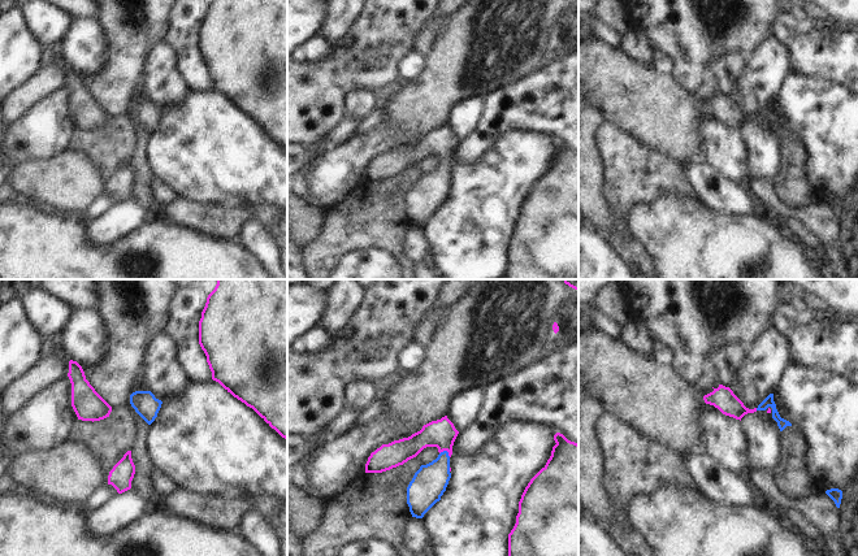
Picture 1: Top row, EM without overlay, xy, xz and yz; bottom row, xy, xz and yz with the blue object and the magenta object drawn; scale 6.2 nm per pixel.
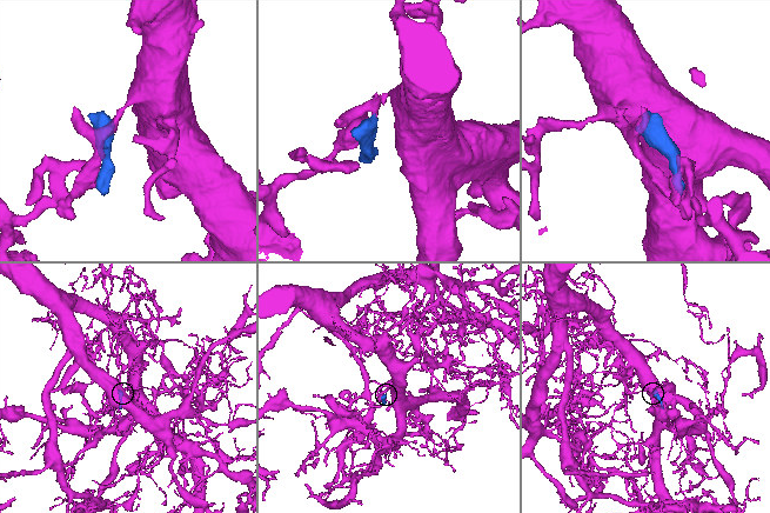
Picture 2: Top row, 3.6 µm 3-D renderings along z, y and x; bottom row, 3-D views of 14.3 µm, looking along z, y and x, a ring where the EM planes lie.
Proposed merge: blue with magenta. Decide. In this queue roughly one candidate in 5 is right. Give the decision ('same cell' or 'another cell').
same cell

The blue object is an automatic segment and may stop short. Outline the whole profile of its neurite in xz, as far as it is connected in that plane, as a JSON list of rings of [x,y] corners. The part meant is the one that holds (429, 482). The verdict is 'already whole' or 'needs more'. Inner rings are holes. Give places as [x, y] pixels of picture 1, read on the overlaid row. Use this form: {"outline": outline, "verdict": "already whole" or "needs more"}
{"outline": [[[447,416],[432,421],[408,438],[382,444],[370,453],[365,473],[382,473],[403,465],[426,447],[437,447],[438,457],[421,465],[407,487],[407,504],[412,517],[424,514],[441,500],[451,478],[450,457],[459,431]]], "verdict": "needs more"}

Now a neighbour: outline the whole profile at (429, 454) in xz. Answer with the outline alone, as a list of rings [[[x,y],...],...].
[[[426,447],[424,448],[416,457],[421,462],[421,465],[426,465],[438,457],[439,452],[437,447]]]

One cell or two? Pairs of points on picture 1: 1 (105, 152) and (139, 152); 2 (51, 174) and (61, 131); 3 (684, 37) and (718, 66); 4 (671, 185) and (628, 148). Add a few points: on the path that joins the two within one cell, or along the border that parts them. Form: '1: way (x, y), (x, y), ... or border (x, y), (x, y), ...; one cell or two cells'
1: border (130, 122), (134, 130), (134, 156), (131, 159); two cells
2: border (69, 147), (52, 156), (26, 161); two cells
3: border (740, 48), (709, 63), (716, 82), (714, 90); two cells
4: way (661, 174), (653, 173), (638, 159); one cell

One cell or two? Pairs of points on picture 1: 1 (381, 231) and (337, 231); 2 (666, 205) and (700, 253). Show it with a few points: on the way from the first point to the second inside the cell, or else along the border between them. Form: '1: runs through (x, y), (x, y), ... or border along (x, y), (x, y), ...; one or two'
1: runs through (371, 231), (347, 231); one
2: runs through (668, 217), (670, 224), (688, 242); one

